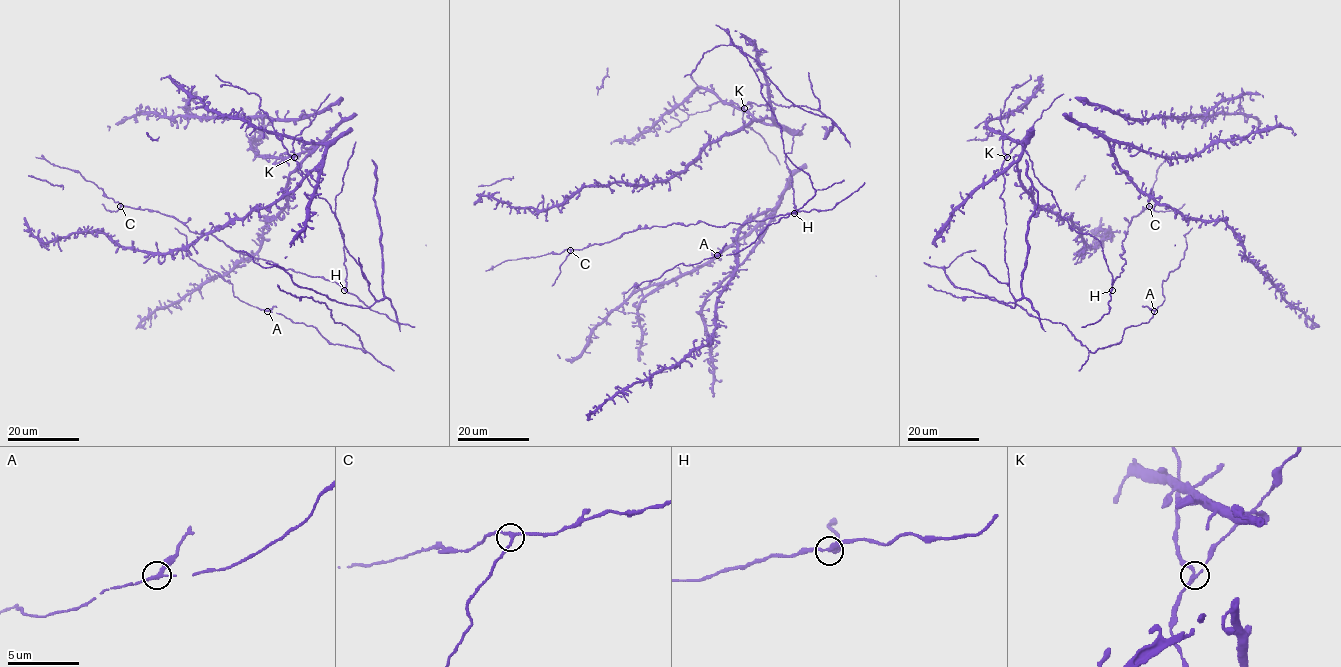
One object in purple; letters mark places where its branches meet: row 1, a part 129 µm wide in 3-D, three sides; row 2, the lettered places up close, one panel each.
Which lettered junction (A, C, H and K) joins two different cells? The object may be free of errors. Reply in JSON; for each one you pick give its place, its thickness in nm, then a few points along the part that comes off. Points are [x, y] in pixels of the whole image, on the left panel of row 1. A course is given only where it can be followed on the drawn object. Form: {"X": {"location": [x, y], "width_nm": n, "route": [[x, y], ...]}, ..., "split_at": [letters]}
{"A": {"location": [267, 311], "width_nm": 240}, "split_at": ["A"]}

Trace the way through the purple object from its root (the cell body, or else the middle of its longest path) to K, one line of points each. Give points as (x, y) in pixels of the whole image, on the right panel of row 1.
K: (1003, 184), (1002, 162), (1007, 157)

